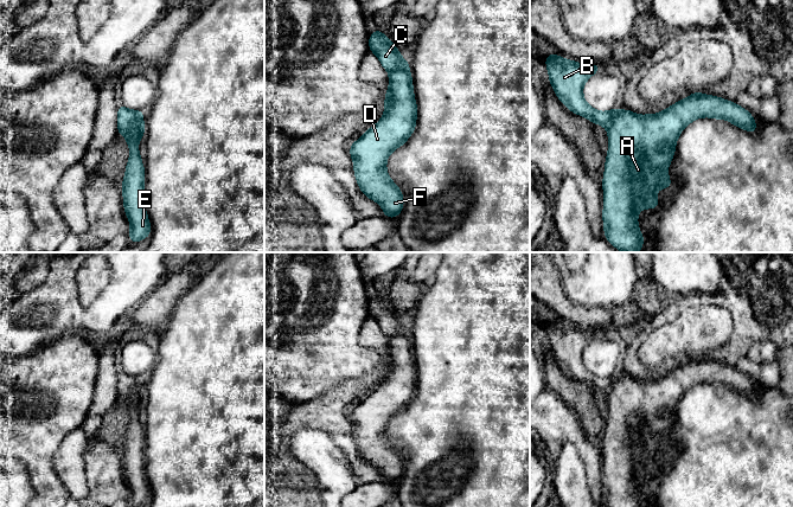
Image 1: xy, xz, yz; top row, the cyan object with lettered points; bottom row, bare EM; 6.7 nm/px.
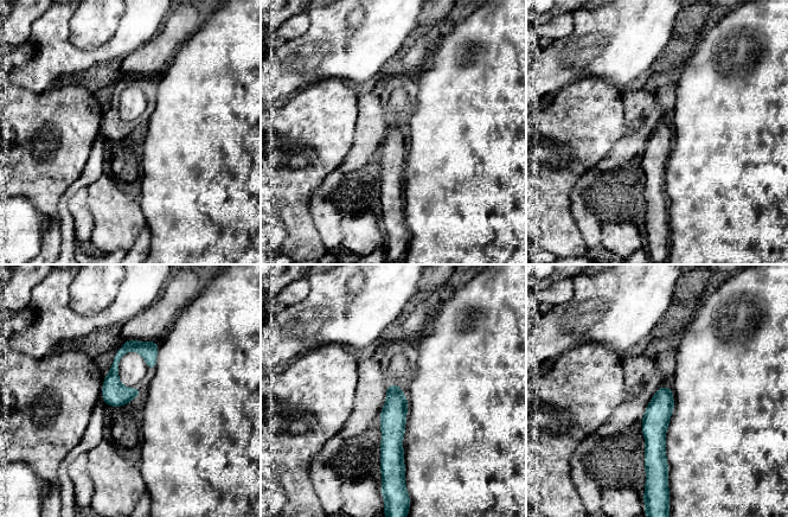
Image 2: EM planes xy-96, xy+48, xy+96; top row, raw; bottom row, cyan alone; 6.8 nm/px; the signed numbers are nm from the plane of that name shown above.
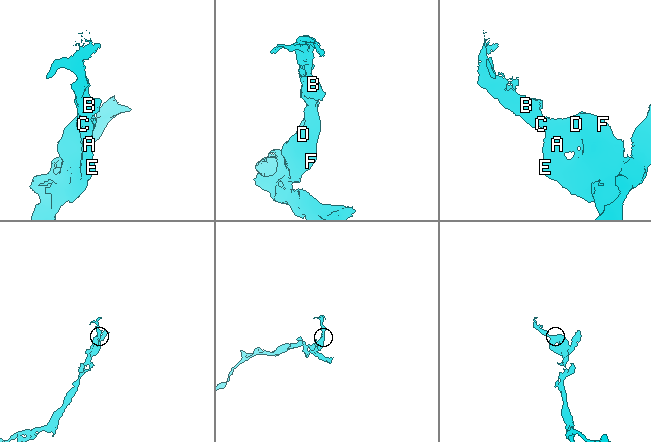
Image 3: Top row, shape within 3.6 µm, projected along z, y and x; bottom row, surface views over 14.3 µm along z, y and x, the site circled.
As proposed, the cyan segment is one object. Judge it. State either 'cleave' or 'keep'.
cleave

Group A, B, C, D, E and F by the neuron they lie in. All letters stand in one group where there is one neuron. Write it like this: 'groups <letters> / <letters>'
groups A D E F / B C

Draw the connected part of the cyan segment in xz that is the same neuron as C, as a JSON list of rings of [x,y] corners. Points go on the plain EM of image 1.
[[[377,293],[369,303],[369,314],[377,321],[382,332],[391,338],[398,333],[409,333],[409,326],[402,323],[399,314],[397,314]]]

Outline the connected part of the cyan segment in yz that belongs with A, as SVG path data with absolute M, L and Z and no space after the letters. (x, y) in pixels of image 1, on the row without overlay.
M699 357L677 366L659 379L638 380L623 374L613 384L607 393L608 419L602 444L602 484L605 503L608 507L645 507L638 492L638 480L642 474L660 471L657 455L672 451L666 436L673 424L677 405L688 390L701 383L723 384L750 399L756 398L755 384L747 374L735 367Z

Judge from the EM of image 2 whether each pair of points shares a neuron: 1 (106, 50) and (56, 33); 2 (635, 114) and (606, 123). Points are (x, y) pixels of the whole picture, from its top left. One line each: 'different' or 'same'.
1: same
2: different

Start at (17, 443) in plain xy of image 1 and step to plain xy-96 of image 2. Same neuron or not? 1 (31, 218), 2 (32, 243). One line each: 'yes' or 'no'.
1: no
2: no

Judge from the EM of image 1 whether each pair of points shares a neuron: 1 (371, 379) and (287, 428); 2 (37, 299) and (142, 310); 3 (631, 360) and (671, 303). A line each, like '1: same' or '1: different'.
1: same
2: different
3: same

